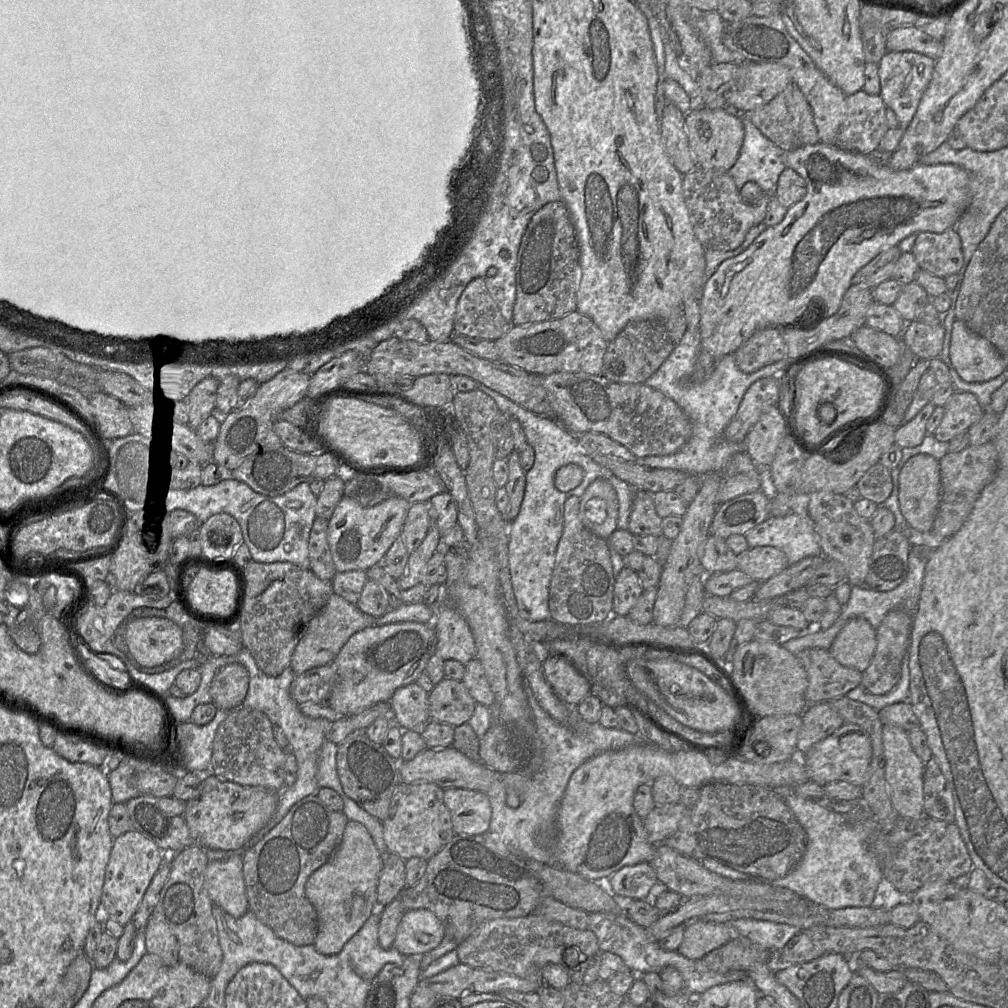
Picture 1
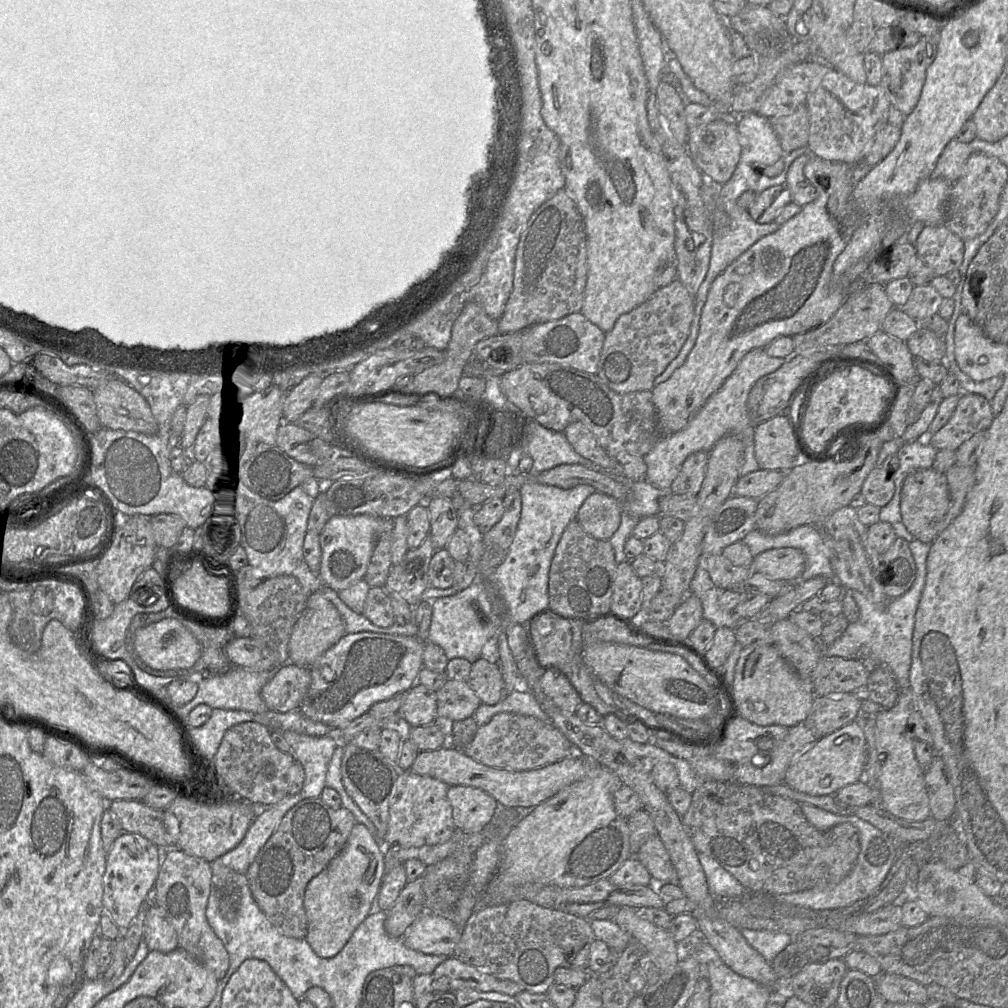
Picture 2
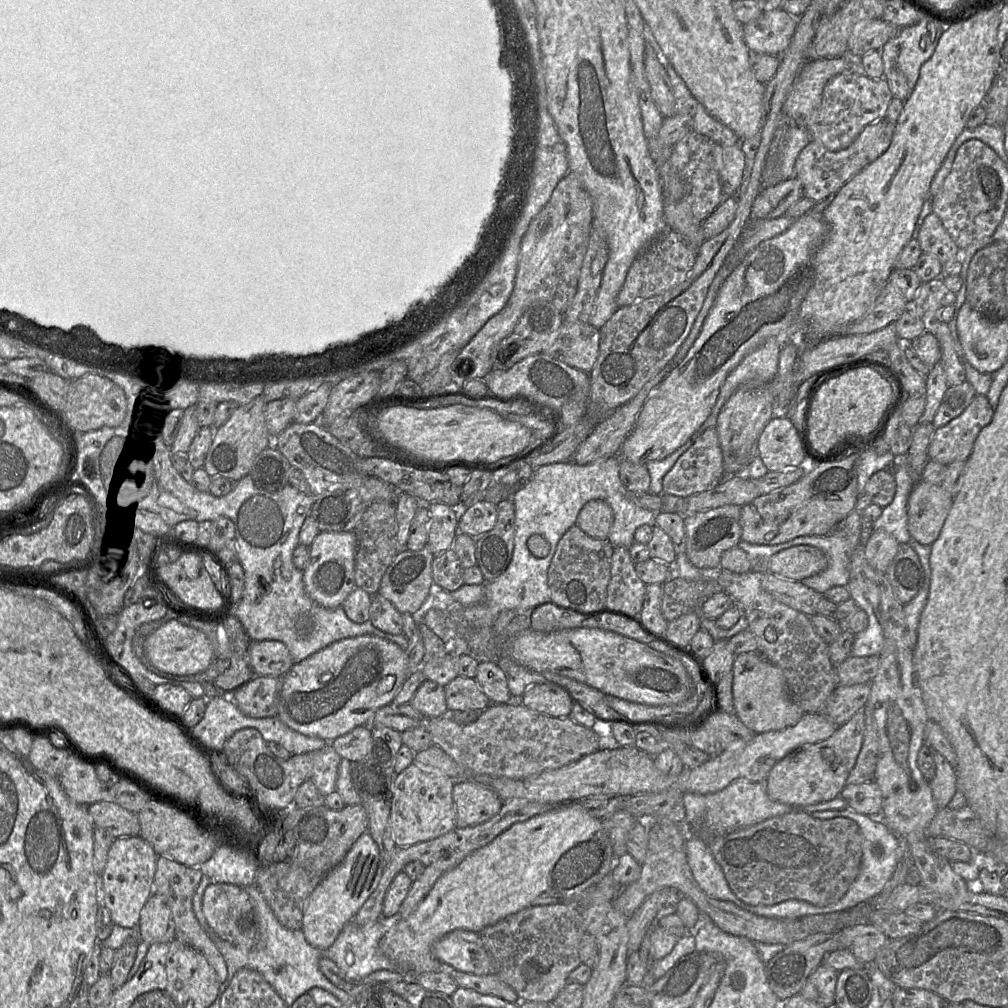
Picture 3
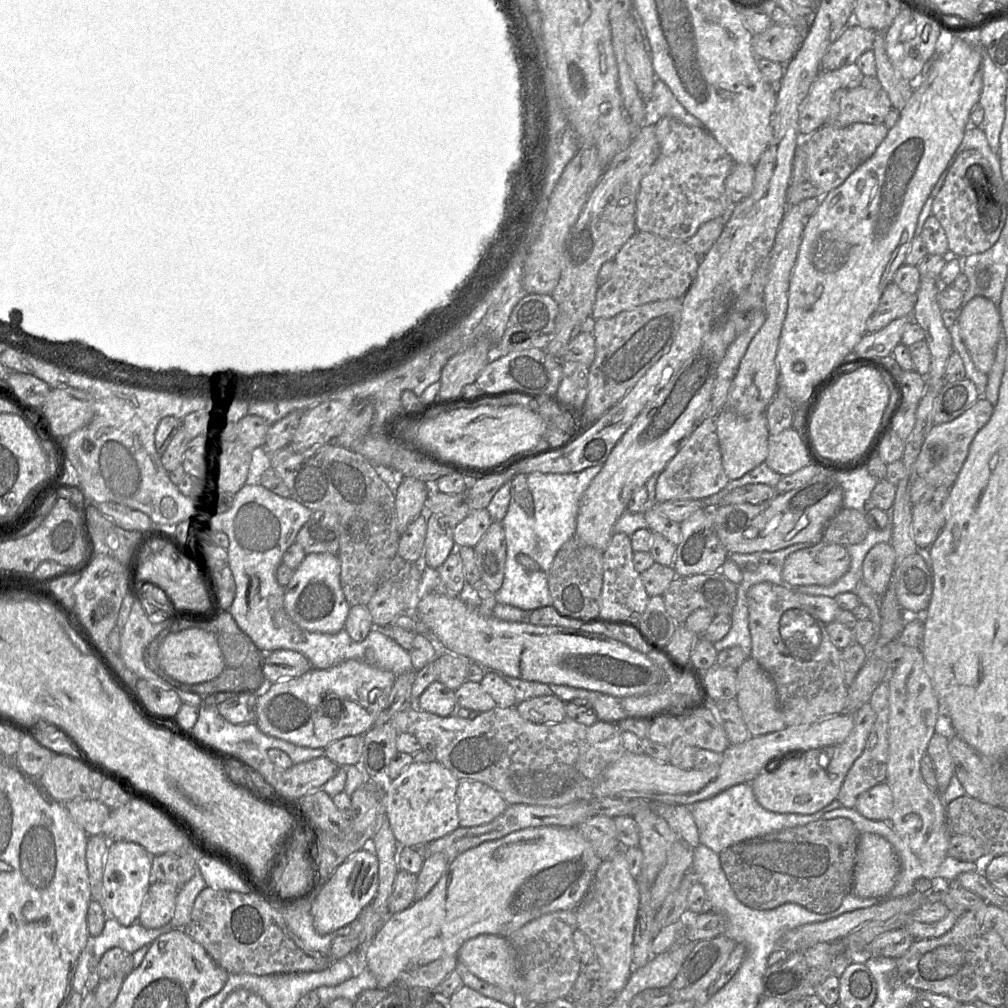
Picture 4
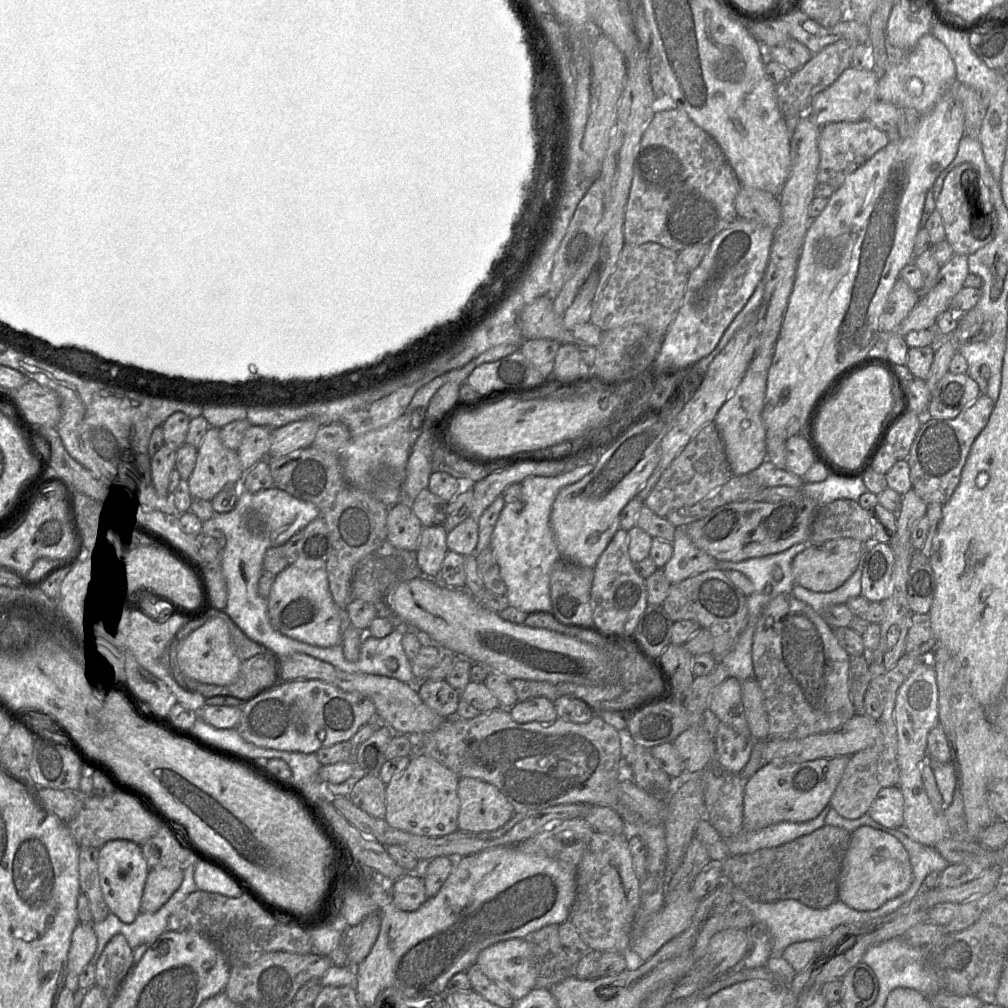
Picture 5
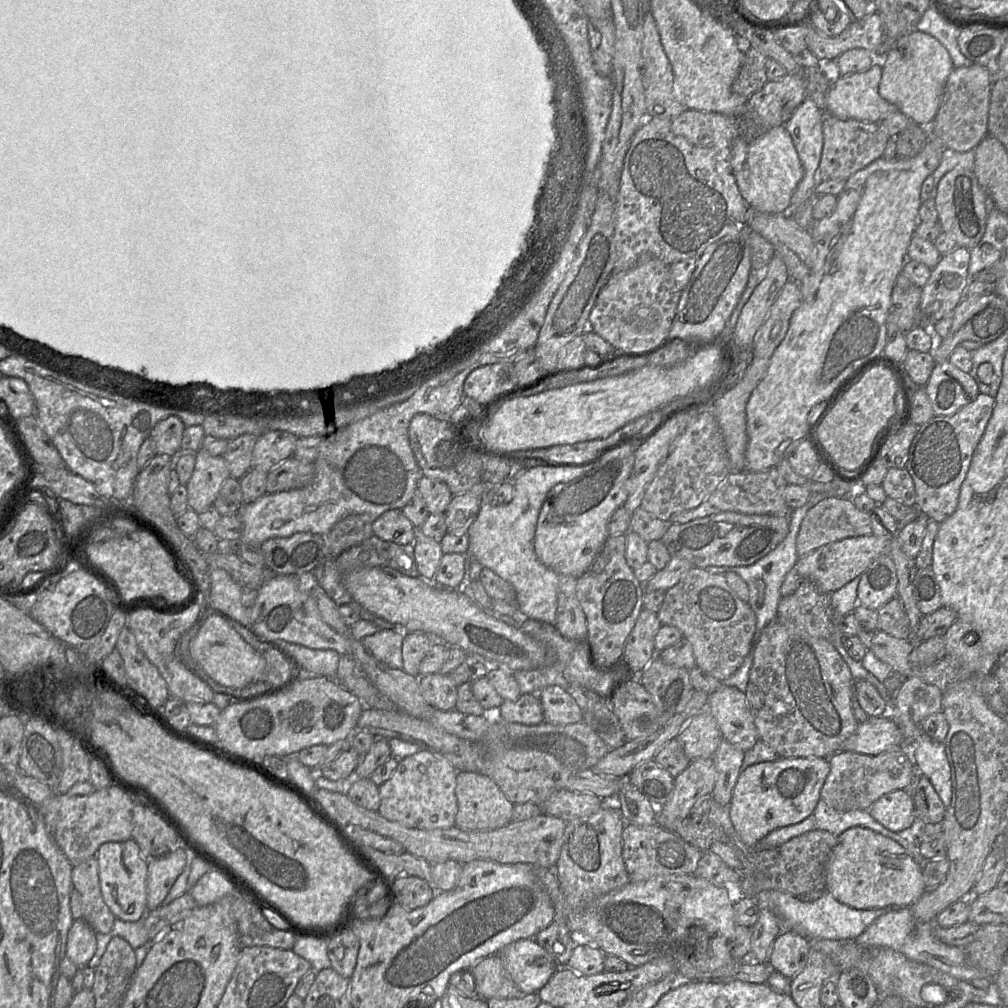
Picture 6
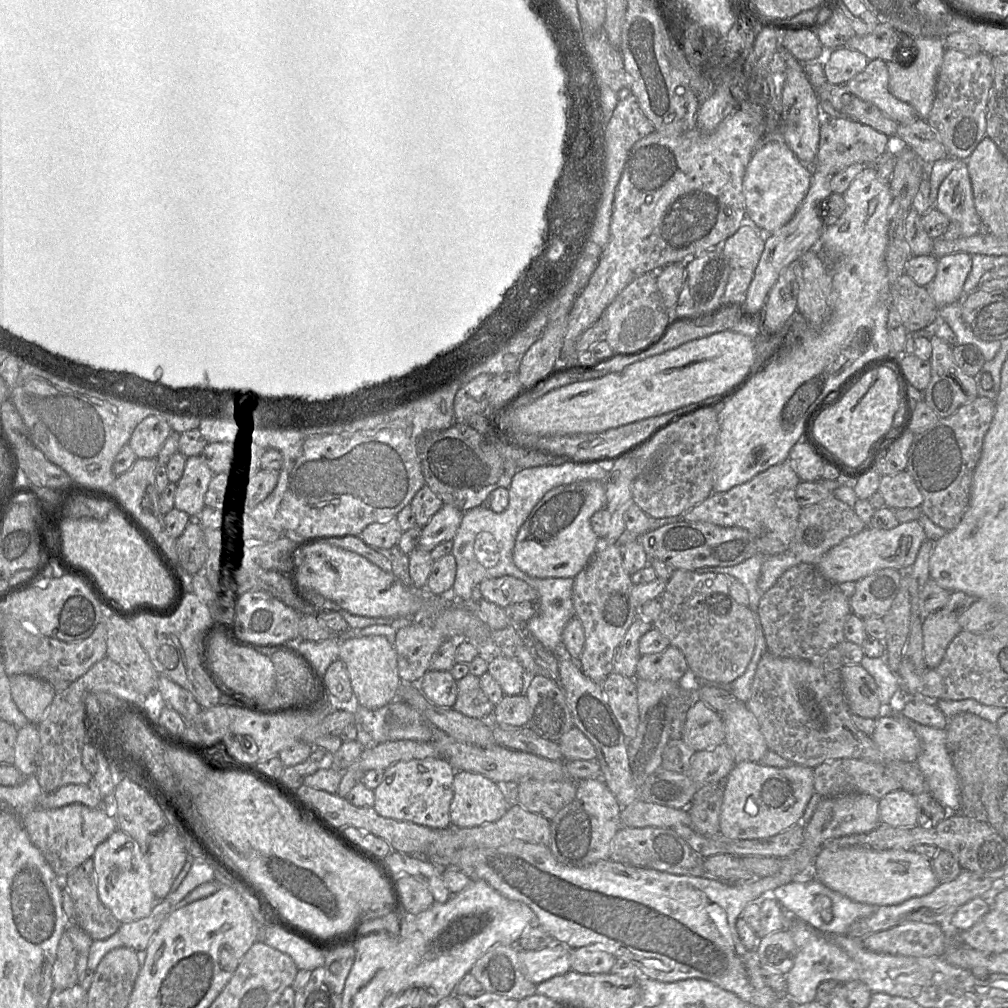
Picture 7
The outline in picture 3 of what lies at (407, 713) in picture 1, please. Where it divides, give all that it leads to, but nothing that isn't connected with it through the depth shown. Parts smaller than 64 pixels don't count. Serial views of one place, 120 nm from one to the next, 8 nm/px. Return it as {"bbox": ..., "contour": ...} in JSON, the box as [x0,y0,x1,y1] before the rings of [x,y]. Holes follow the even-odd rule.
{"bbox":[410,680,450,717],"contour":[[[424,680],[410,705],[425,717],[449,716],[450,712],[446,705],[444,687],[430,680]]]}

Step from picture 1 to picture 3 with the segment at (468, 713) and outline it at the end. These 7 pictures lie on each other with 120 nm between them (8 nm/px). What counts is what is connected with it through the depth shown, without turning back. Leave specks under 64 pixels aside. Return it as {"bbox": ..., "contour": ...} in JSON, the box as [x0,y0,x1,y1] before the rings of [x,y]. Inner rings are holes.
{"bbox":[444,676,490,711],"contour":[[[457,676],[444,686],[448,711],[483,711],[490,704],[490,699],[482,692],[474,679]]]}

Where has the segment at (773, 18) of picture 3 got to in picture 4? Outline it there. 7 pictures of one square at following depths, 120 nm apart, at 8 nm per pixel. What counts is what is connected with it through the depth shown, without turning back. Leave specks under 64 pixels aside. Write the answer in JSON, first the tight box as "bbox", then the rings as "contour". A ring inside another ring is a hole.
{"bbox":[752,24,805,64],"contour":[[[772,24],[760,34],[753,35],[752,49],[757,58],[764,58],[780,64],[787,64],[796,54],[804,41],[805,32],[799,32],[793,26]]]}

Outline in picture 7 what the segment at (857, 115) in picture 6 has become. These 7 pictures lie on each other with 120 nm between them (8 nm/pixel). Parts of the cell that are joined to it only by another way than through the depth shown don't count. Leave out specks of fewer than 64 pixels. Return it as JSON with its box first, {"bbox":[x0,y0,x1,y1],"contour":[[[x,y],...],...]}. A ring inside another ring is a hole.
{"bbox":[846,59,919,124],"contour":[[[881,59],[870,60],[866,68],[849,80],[846,86],[857,97],[874,104],[899,124],[912,123],[919,118],[910,104],[890,93],[887,63]]]}

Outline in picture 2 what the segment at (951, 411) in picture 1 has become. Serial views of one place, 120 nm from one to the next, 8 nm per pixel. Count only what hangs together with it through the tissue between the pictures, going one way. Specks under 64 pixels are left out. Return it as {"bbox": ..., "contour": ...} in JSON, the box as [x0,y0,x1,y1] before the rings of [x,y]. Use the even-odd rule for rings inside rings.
{"bbox":[926,393,994,451],"contour":[[[961,393],[956,408],[947,423],[936,433],[926,437],[937,450],[956,451],[974,434],[986,431],[994,415],[990,402],[974,393]]]}

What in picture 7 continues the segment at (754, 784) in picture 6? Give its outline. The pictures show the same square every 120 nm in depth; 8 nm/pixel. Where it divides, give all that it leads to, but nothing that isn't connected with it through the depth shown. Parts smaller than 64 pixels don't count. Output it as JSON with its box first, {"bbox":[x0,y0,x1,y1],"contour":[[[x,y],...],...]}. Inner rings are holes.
{"bbox":[719,762,814,840],"contour":[[[736,762],[724,782],[719,831],[734,840],[773,837],[802,822],[814,791],[812,768],[797,764],[788,768],[775,768],[757,762]]]}

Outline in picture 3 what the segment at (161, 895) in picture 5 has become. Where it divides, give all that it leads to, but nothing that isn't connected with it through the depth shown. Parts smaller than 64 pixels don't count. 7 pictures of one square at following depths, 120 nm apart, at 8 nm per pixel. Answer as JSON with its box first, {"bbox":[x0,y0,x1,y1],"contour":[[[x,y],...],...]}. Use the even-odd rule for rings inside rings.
{"bbox":[137,893,175,944],"contour":[[[153,893],[140,912],[137,925],[140,941],[147,944],[167,943],[175,939],[175,926],[165,899]]]}

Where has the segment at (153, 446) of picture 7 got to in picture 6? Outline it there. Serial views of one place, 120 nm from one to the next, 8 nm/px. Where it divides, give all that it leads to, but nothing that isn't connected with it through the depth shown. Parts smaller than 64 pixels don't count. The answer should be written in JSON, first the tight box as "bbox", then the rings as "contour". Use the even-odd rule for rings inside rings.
{"bbox":[150,416,186,458],"contour":[[[174,416],[159,421],[150,433],[156,454],[175,458],[181,452],[181,441],[186,426]]]}

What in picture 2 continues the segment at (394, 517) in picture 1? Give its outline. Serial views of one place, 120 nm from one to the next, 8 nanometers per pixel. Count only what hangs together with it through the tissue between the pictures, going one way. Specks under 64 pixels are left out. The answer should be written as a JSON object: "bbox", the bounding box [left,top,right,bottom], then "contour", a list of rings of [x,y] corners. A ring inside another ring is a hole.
{"bbox":[318,514,384,592],"contour":[[[367,514],[333,516],[328,519],[319,534],[322,554],[318,577],[323,585],[339,592],[363,579],[380,533],[381,519],[384,518]]]}

